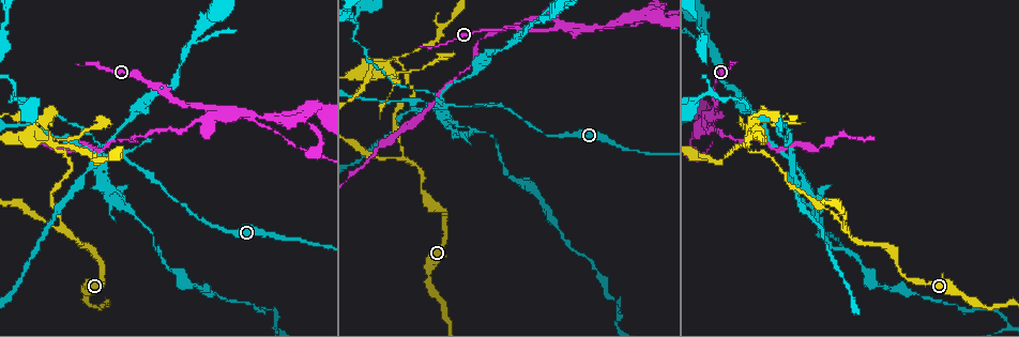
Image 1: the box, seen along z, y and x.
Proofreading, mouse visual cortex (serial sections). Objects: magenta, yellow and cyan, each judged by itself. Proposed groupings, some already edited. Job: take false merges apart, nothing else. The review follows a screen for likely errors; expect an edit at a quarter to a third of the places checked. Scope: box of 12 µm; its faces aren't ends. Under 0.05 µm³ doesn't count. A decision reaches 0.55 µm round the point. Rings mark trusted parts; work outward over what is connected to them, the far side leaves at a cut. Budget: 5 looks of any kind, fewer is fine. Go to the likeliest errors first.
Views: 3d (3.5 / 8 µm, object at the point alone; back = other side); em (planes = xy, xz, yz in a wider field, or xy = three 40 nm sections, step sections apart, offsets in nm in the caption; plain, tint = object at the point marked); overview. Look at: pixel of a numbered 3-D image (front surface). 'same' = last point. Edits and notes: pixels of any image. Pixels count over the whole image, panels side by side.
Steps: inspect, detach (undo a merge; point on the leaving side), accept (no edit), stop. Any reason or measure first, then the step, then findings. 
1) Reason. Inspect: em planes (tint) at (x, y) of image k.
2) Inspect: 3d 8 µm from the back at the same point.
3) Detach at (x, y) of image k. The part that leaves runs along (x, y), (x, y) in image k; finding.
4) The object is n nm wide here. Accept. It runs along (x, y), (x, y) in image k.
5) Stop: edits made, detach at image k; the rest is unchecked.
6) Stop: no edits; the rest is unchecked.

Three-way junction. Inspect: 3d 3.5 µm at (253, 115) of image 1.

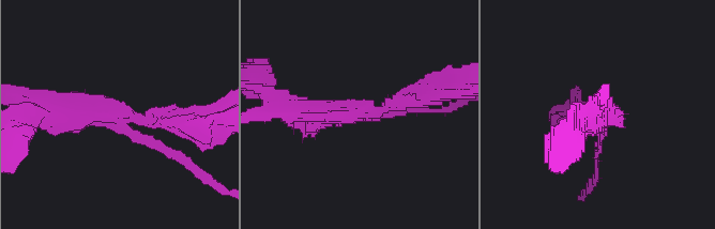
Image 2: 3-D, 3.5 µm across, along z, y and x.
Now the EM. Inspect: em xy step 5 (tint) at (362, 111) of image 2.

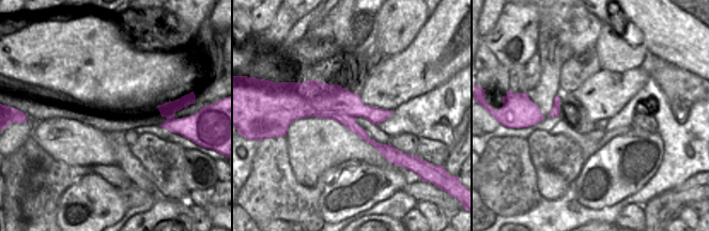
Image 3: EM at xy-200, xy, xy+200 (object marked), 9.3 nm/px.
Cut it another way. Inspect: em xy step 2 (tint) at the same point.

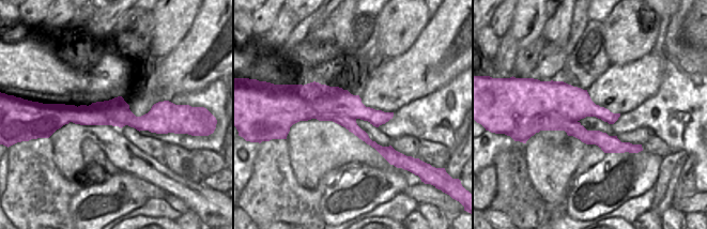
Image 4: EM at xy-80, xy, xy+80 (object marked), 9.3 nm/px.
3 arms meet here. Detach at (162, 148) of image 2. A border runs along (577, 120), (542, 130) in image 4; a second cell is stuck on.

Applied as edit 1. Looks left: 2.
Three arms meet. Inspect: 3d 3.5 µm at (406, 160) of image 1.

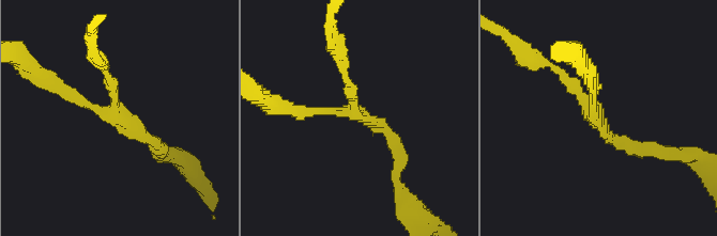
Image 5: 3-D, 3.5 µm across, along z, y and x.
3 arms meet here. Accept. It runs along (634, 148), (606, 132), (549, 63) in image 5; continuous, no second cell.

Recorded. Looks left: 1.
Stop: edits made, detach at image 2; the rest is unchecked.

